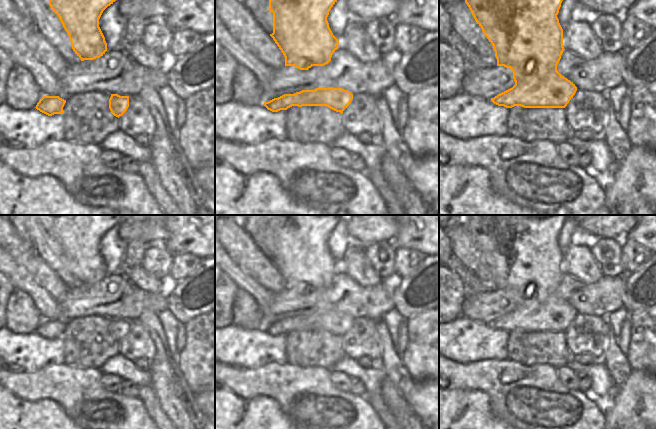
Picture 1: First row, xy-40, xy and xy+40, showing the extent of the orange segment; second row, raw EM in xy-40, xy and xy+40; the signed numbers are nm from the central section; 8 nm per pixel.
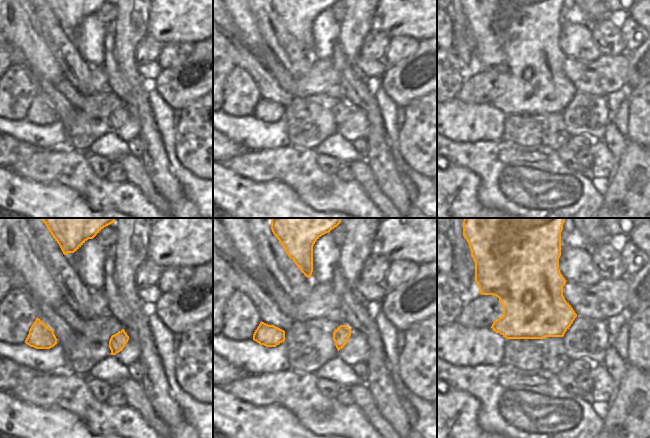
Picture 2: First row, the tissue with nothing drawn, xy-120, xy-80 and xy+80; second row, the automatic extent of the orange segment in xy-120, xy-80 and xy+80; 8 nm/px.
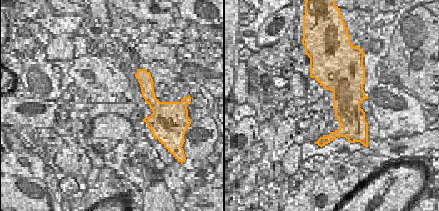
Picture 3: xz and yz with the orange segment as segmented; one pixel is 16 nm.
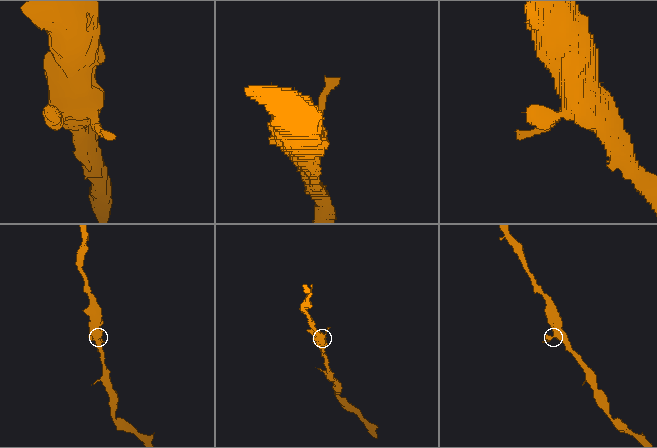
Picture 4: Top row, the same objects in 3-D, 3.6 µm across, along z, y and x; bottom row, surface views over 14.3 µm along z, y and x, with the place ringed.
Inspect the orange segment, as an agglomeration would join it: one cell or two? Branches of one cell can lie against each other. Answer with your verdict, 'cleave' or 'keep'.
keep

